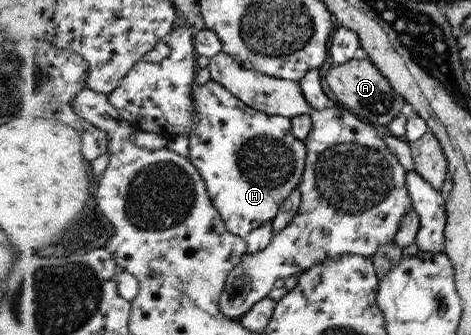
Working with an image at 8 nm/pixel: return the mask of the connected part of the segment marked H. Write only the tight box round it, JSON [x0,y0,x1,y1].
[190,79,306,237]

